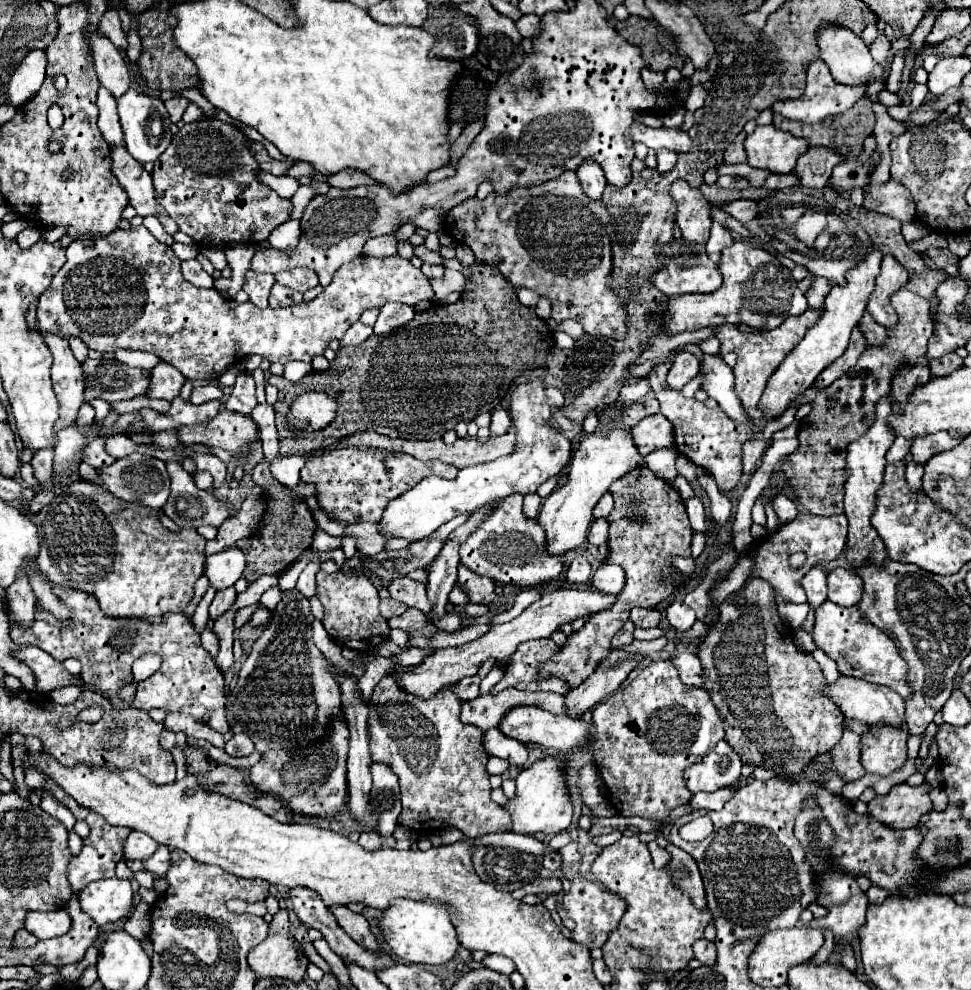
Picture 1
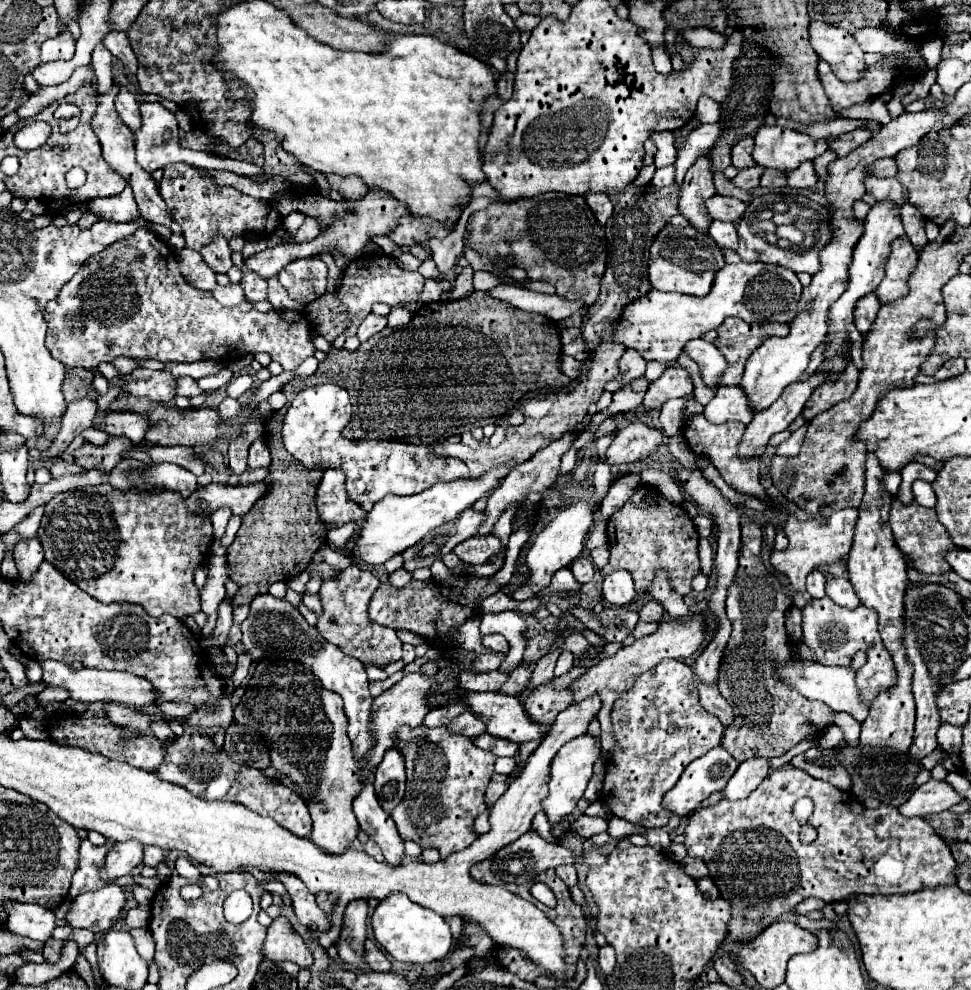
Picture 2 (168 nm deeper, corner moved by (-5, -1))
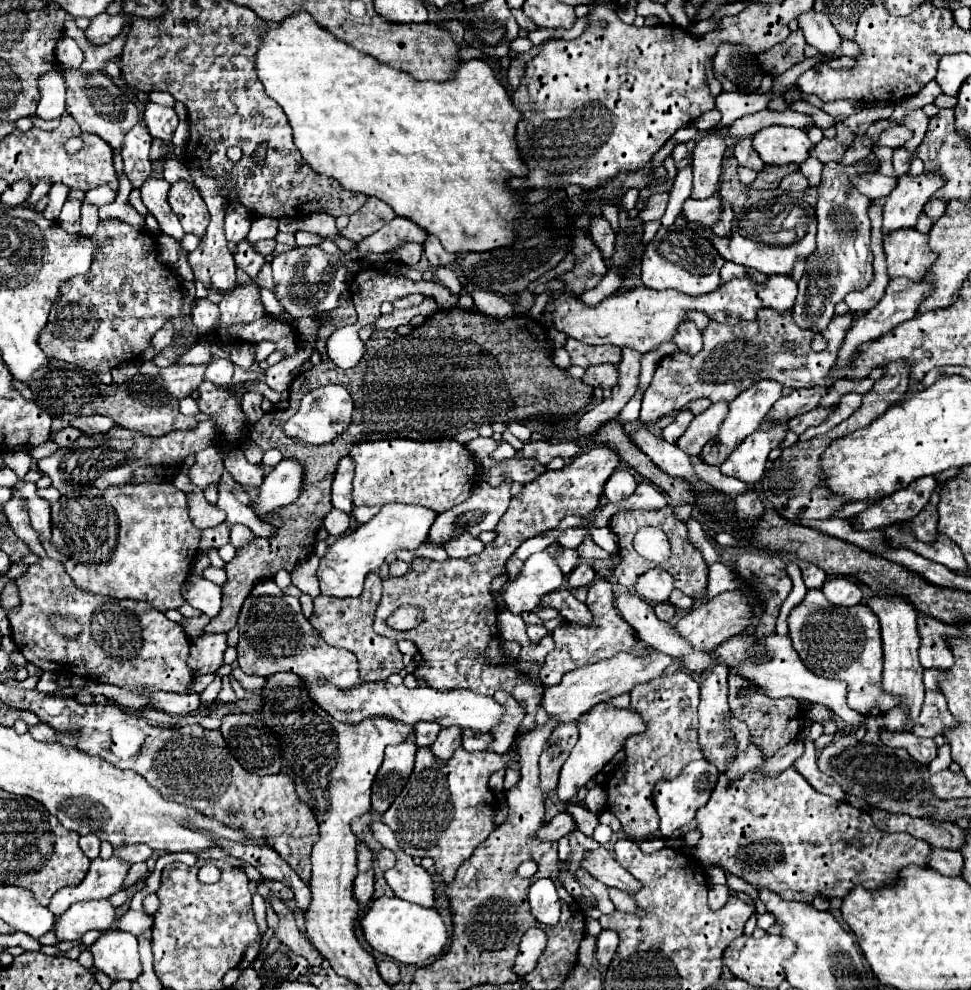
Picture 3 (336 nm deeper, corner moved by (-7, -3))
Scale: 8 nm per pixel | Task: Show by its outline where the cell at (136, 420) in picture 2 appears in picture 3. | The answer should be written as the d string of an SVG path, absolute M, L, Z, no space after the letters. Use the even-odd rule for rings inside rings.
M80 416L80 418L74 418L72 422L70 422L70 426L74 426L74 428L78 428L80 432L84 432L84 434L106 434L108 430L112 430L116 424L112 422L112 418L108 418L108 416Z

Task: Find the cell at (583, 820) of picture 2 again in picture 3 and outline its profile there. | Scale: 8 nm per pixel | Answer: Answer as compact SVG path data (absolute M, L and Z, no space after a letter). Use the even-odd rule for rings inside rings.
M562 812L558 816L554 816L548 824L544 824L542 830L538 830L538 836L542 840L560 840L566 834L572 834L574 830L578 830L574 818L568 812Z

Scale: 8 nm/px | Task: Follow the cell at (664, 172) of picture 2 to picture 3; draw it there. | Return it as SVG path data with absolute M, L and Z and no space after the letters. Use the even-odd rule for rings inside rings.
M654 192L648 202L646 202L646 208L640 212L640 220L644 222L650 222L650 220L658 220L662 218L664 210L666 210L666 204L668 204L668 198L670 198L670 192Z

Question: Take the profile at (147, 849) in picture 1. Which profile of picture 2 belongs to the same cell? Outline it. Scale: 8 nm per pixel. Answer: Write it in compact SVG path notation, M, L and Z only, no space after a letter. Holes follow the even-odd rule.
M128 840L128 842L116 842L112 846L112 850L108 852L108 856L104 858L104 868L100 868L100 876L106 884L116 882L120 876L126 876L132 872L132 868L136 868L138 864L142 864L142 844L136 840Z

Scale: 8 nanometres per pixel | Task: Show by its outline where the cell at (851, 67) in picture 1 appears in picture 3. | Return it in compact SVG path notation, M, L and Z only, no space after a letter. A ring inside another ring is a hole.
M810 10L802 14L802 18L798 18L798 26L802 28L806 42L814 46L818 52L828 54L828 56L838 52L842 38L832 26L832 22L826 18L826 14Z

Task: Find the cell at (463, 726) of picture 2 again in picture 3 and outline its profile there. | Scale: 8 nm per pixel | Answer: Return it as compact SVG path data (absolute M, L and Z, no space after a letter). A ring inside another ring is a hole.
M450 726L450 728L442 728L434 746L432 746L432 752L438 756L438 758L450 758L454 754L454 750L460 746L462 742L462 728L460 726Z

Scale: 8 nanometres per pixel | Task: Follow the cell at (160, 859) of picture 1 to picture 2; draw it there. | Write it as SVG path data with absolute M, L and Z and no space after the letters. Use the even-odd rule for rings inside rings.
M146 846L144 848L144 864L146 866L156 868L158 862L162 862L162 860L164 860L164 852L160 848L156 848L156 846Z

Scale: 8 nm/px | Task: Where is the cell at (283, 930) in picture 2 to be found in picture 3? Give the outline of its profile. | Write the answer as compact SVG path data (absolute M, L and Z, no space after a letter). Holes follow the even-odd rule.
M272 900L270 906L274 908L274 912L278 914L278 928L276 928L276 936L278 940L288 946L294 954L302 956L308 960L310 966L320 966L322 964L322 956L318 954L318 950L300 934L296 922L294 922L294 914L286 908L286 904L282 900Z

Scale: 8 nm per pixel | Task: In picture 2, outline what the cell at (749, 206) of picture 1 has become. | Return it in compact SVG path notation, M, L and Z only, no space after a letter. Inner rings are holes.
M720 194L708 198L708 204L706 204L710 216L714 220L722 220L722 222L736 222L744 210L746 210L746 204L736 200L736 198L724 198Z

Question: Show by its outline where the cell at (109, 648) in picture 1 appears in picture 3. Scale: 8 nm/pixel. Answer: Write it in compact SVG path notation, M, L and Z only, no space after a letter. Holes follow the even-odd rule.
M38 560L14 580L20 606L8 612L12 640L24 658L58 676L82 676L132 690L134 686L154 686L154 690L184 694L194 678L188 666L190 638L178 622L168 620L148 602L116 600L78 590L66 574L62 562ZM62 616L78 622L82 632L76 638L58 634L50 618Z

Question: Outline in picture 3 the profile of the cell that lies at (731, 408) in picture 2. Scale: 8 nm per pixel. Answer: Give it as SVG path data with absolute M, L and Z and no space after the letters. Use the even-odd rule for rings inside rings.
M728 402L712 404L706 412L694 416L688 430L678 438L676 446L690 456L698 456L702 448L718 434L726 414L728 414Z

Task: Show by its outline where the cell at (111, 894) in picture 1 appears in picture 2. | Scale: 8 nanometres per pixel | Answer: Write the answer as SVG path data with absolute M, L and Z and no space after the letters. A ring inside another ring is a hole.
M108 884L96 892L86 892L74 898L66 924L72 928L86 928L94 934L108 932L124 908L126 892L118 884Z

